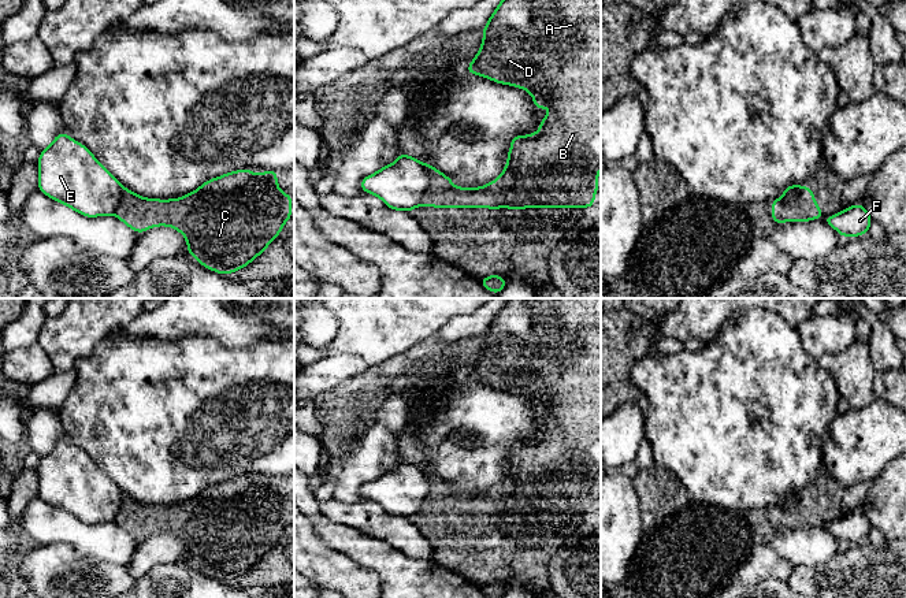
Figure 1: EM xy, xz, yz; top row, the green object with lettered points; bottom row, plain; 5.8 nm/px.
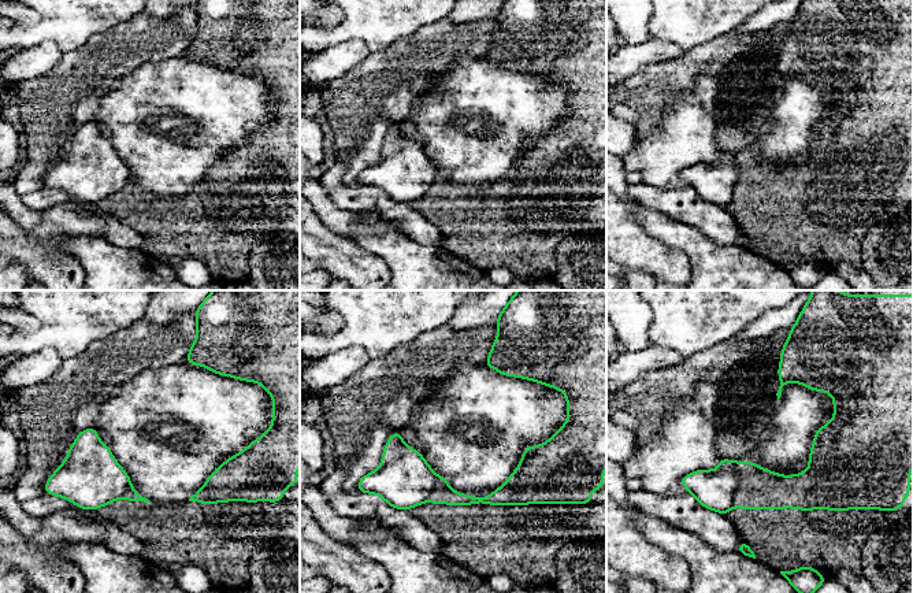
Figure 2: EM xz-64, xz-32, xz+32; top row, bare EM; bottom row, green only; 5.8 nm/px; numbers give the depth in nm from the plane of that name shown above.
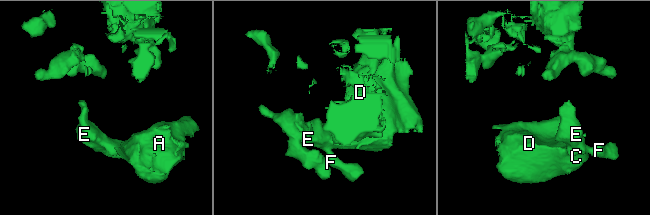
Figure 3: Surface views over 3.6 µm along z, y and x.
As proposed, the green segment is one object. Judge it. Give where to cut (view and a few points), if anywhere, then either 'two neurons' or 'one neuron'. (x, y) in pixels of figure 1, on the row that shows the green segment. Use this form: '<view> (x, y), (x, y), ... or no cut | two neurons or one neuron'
xz (424, 166), (429, 174), (429, 188), (420, 203) | two neurons

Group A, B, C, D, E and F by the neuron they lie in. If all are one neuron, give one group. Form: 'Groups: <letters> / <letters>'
Groups: A B C D / E F

